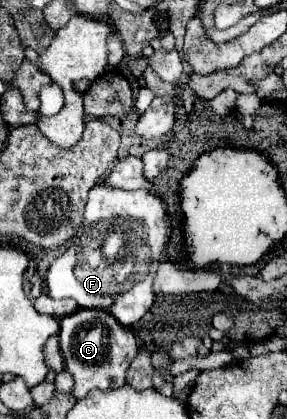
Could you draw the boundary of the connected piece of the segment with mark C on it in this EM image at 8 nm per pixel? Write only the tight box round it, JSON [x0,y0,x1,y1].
[60,309,136,399]

